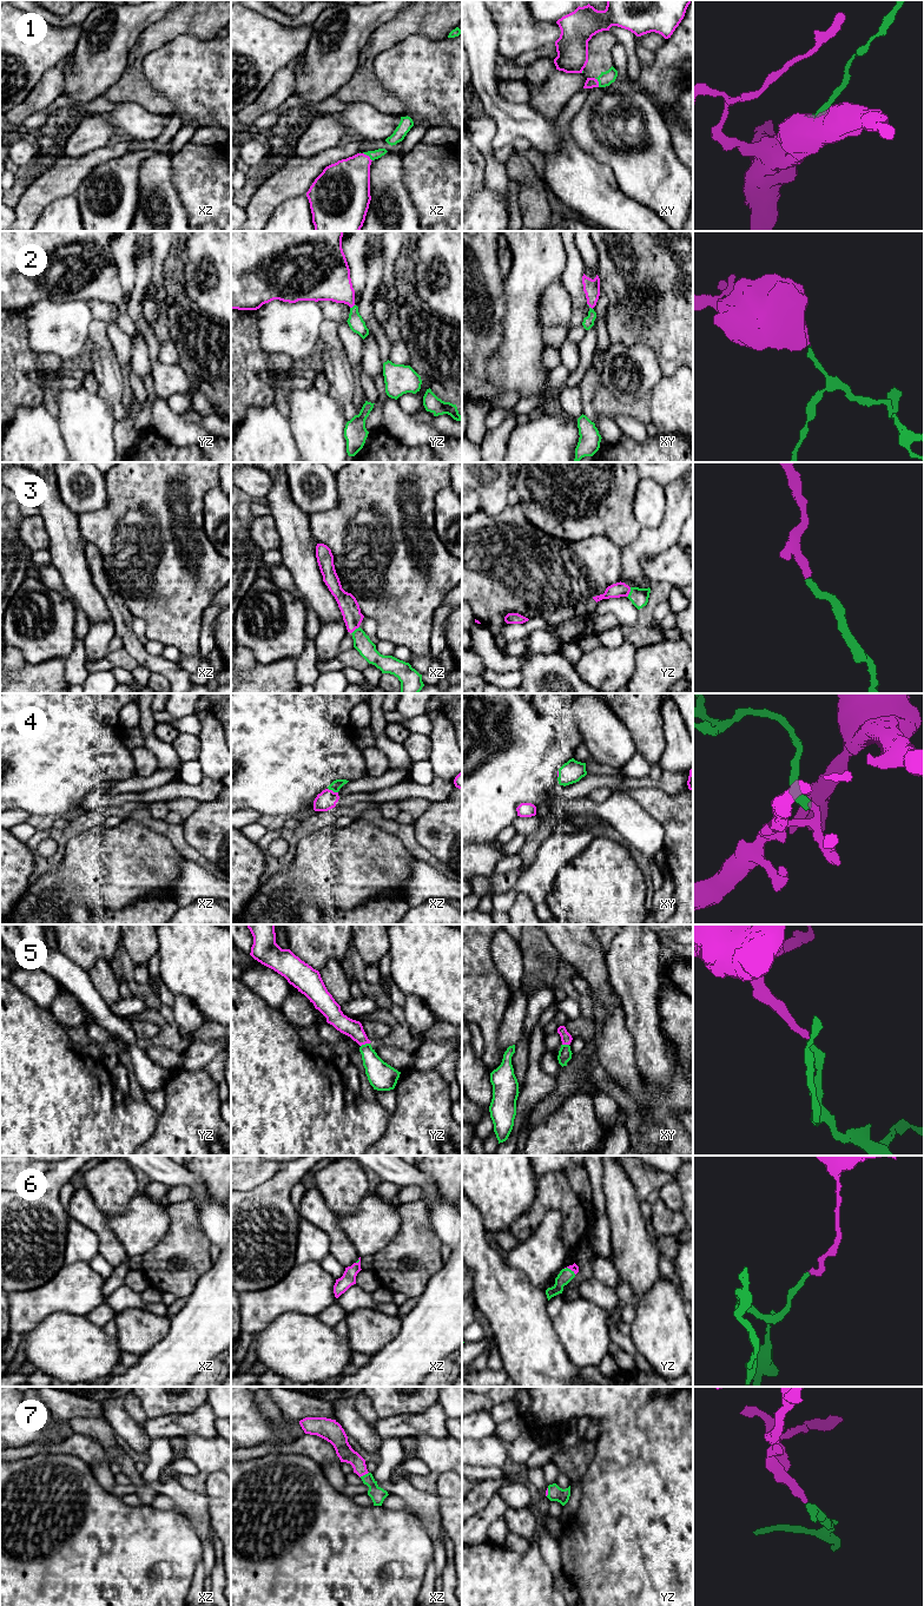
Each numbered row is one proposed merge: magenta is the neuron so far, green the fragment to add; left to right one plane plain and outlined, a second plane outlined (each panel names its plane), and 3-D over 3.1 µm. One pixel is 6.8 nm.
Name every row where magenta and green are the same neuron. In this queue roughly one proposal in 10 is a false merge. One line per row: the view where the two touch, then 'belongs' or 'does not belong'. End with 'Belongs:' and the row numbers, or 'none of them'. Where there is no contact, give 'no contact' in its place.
1: meets magenta in xz; belongs
2: meets magenta in xy; belongs
3: meets magenta in yz; belongs
4: meets magenta in xz; belongs
5: meets magenta in yz; belongs
6: meets magenta in yz; belongs
7: meets magenta in xz; belongs
Belongs: 1, 2, 3, 4, 5, 6, 7

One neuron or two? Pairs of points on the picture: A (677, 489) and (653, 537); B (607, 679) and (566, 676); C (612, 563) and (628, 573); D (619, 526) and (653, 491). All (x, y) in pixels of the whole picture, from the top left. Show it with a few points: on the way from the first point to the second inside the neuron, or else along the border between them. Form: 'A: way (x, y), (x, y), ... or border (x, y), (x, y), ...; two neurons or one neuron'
A: way (677, 501), (675, 517), (665, 527); one neuron
B: border (574, 666), (583, 680); two neurons
C: border (622, 550), (622, 576), (619, 580); two neurons
D: border (637, 484), (633, 515), (641, 527); two neurons

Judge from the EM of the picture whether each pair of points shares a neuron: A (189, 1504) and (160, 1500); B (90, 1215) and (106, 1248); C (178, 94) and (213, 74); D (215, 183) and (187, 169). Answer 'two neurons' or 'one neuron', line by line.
A: two neurons
B: one neuron
C: one neuron
D: one neuron

